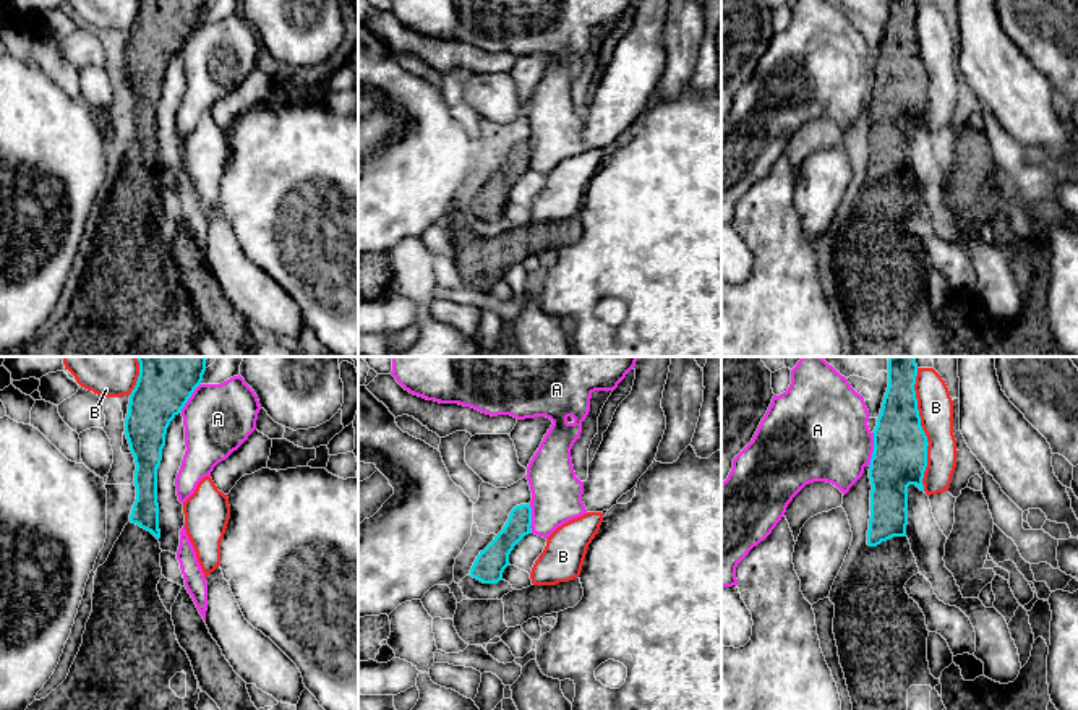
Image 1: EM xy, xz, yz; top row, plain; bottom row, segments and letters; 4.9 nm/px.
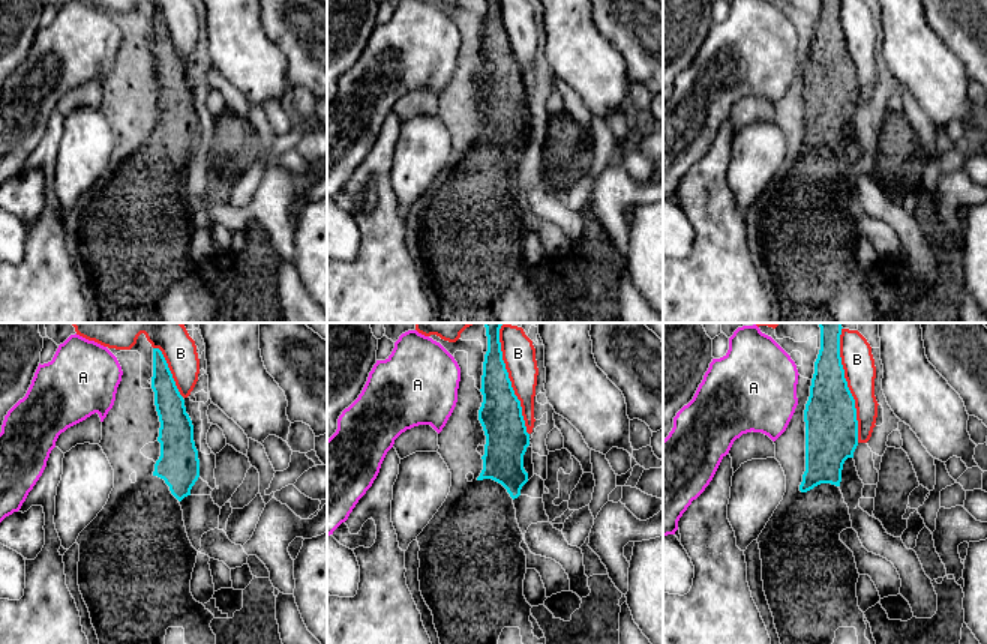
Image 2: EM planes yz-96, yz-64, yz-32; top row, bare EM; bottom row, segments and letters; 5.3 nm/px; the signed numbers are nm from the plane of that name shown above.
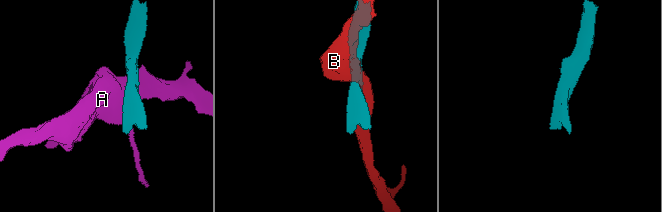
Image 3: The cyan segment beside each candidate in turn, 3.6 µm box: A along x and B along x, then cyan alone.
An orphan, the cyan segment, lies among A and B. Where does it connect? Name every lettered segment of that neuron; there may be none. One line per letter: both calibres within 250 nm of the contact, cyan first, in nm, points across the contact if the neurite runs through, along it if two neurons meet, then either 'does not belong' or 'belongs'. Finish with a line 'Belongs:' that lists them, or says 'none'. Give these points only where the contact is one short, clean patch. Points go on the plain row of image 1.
A: 280/440 nm | does not belong
B: 280/180 nm | does not belong
Belongs: none

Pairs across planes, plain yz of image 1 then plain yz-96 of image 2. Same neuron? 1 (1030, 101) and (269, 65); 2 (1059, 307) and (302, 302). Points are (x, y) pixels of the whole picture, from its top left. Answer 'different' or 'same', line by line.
1: same
2: different

